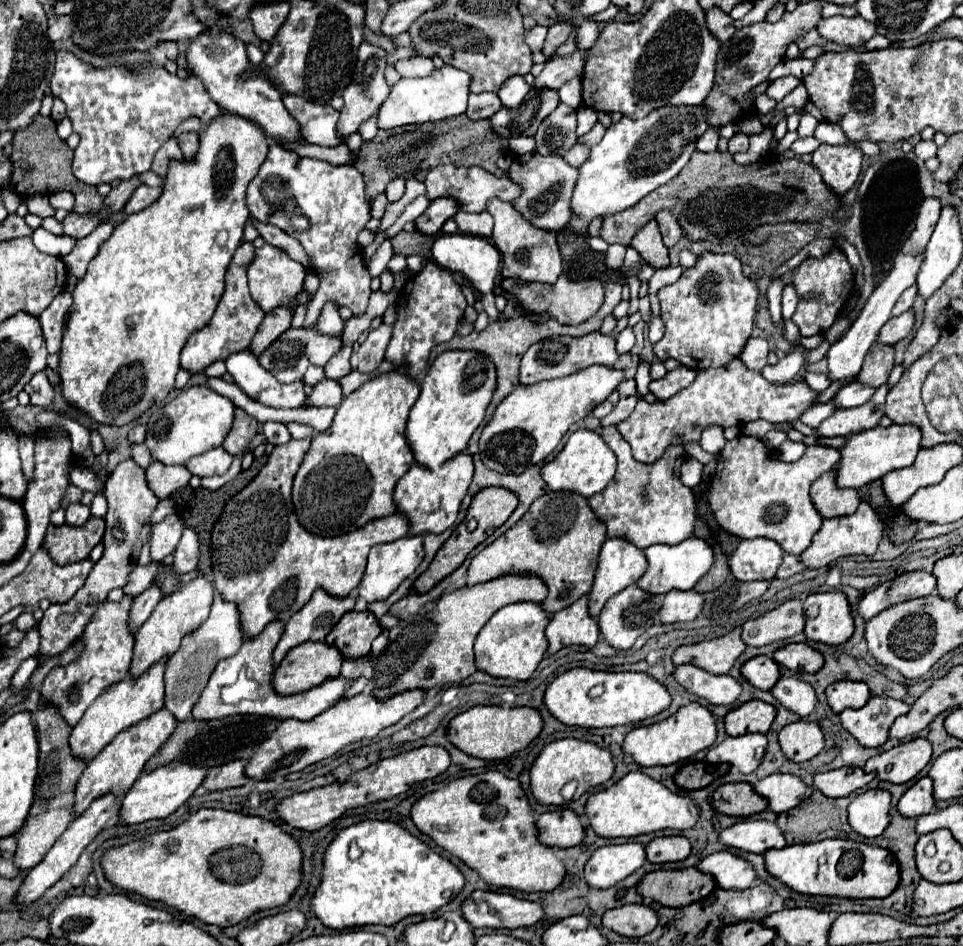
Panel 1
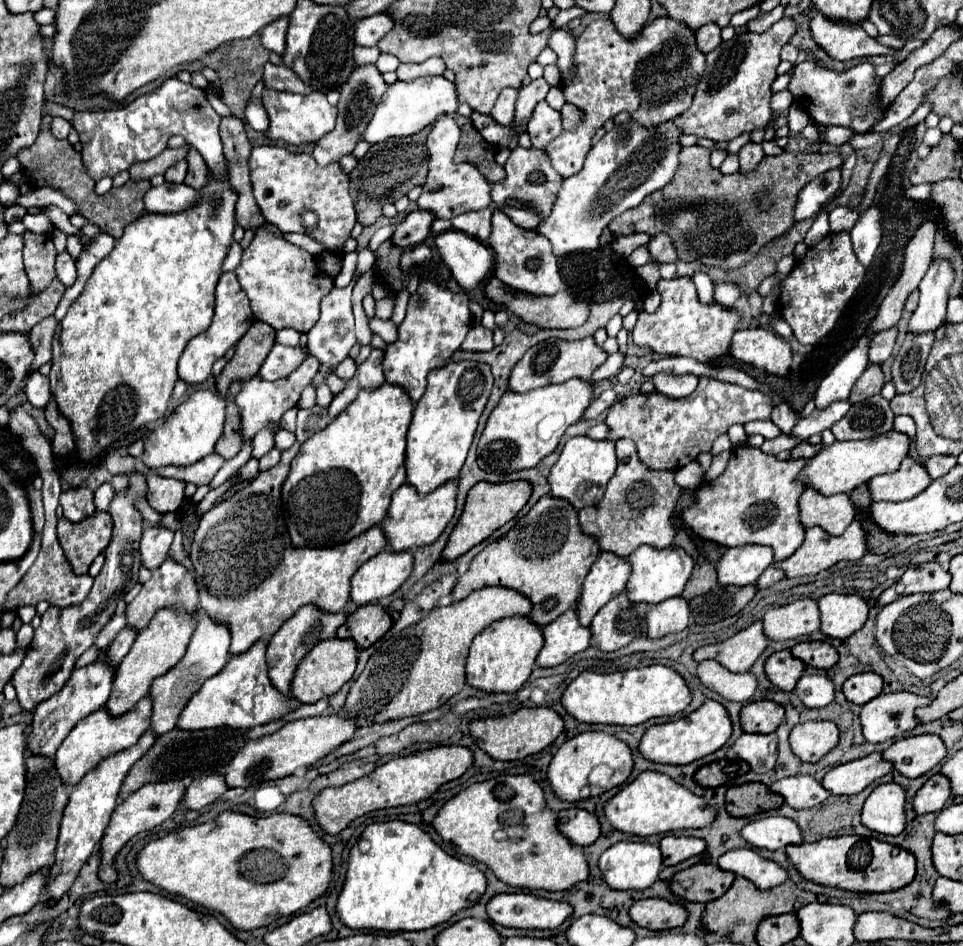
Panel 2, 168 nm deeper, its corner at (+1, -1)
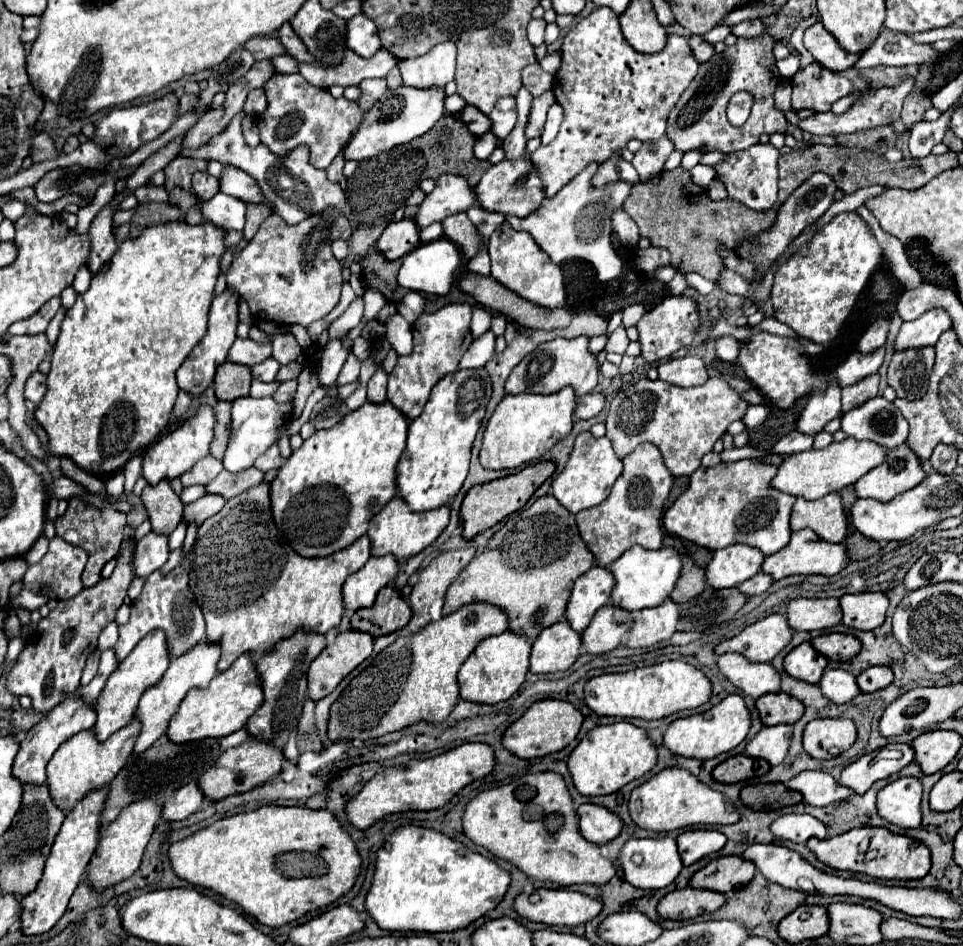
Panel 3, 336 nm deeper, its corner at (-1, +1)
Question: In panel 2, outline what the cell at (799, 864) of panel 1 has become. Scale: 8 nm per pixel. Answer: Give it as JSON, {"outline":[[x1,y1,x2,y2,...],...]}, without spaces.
{"outline":[[838,836,822,838,820,842,786,846,788,860,800,872,802,878,852,892,894,892,912,882,916,874,916,860,904,848,880,842,876,838,862,836]]}

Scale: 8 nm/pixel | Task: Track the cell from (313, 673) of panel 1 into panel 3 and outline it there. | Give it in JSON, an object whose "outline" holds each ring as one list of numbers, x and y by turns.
{"outline":[[346,630,336,636,336,642,326,646,322,654,310,664,308,694,318,700,330,694,358,664,372,654,374,638,366,632]]}

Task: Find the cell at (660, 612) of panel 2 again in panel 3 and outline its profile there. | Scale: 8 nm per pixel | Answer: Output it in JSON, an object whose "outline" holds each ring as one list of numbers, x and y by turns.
{"outline":[[670,598,656,608,634,614,634,624,628,632,628,648,648,648,656,642,670,640,678,624,678,604]]}

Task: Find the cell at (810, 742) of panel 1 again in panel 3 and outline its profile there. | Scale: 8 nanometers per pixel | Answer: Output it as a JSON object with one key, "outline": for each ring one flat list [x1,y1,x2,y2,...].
{"outline":[[818,718,804,730,804,748,812,758,828,760,856,742,856,726,848,718]]}

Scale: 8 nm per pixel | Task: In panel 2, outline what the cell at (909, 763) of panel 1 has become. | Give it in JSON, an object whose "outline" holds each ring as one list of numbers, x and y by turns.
{"outline":[[934,734,902,738,882,752,882,760,888,760,894,766,894,770,906,778,918,778,926,774,944,756,946,746]]}

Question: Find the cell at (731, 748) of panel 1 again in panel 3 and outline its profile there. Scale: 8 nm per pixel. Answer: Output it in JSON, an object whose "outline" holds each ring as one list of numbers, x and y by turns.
{"outline":[[776,724,764,726,746,746,746,754,752,758,764,758,770,766,776,766,784,760,788,746,792,740,792,726,790,724]]}

